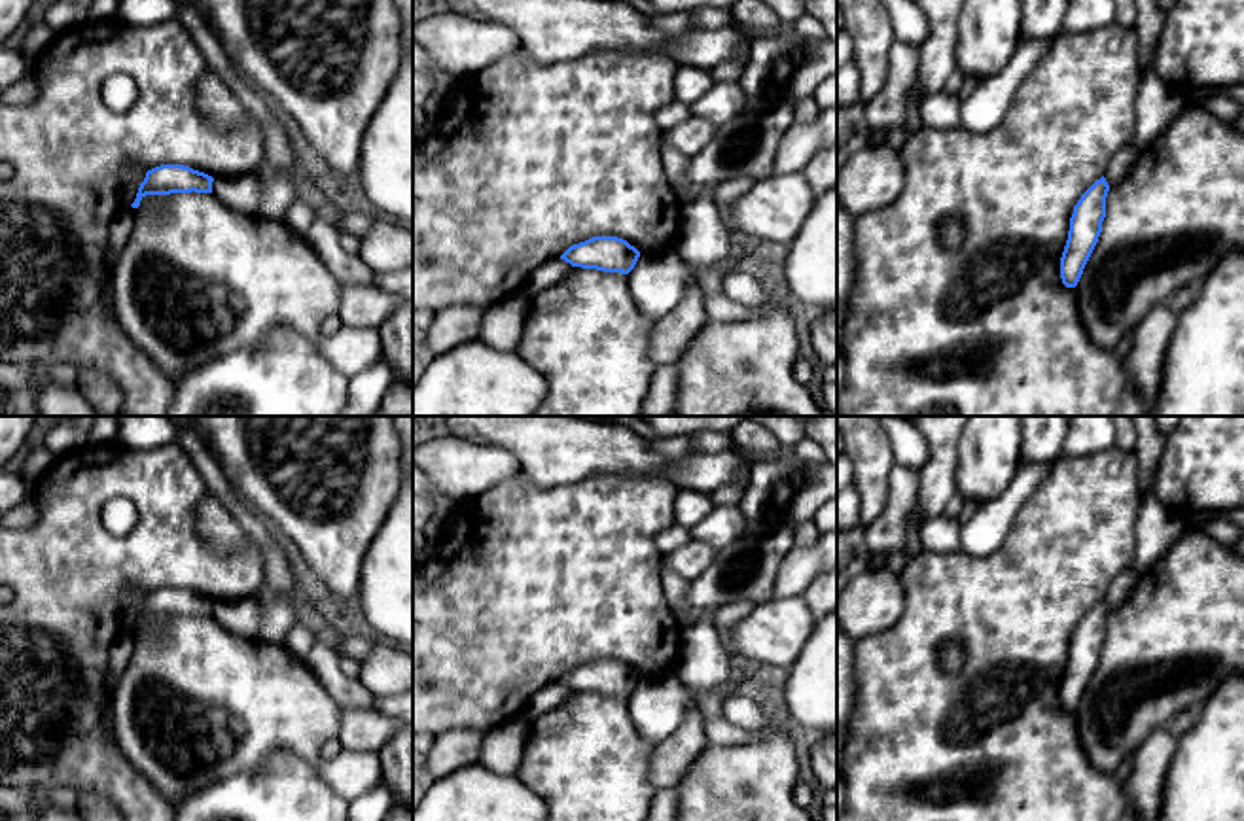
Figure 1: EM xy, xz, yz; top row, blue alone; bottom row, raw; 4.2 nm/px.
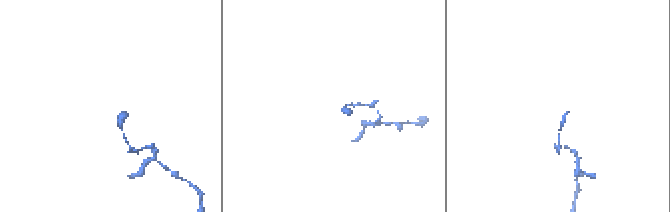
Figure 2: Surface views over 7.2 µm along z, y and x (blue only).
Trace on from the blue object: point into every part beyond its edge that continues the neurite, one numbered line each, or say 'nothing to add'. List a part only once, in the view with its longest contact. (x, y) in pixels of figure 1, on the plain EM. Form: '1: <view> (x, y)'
nothing to add

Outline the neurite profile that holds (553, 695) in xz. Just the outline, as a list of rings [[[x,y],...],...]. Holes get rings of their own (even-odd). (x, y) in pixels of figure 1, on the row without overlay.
[[[560,681],[549,683],[528,700],[519,717],[532,725],[540,715],[545,715],[562,706],[568,700],[570,692],[572,689]]]

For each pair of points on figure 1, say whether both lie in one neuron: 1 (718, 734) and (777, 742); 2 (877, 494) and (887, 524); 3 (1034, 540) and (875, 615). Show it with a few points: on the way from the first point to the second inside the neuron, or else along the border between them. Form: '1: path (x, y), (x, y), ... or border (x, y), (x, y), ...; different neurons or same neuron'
1: border (767, 734), (756, 742), (716, 746); different neurons
2: border (892, 468), (887, 506), (864, 528); different neurons
3: border (900, 574), (904, 613), (888, 628), (873, 634); different neurons

